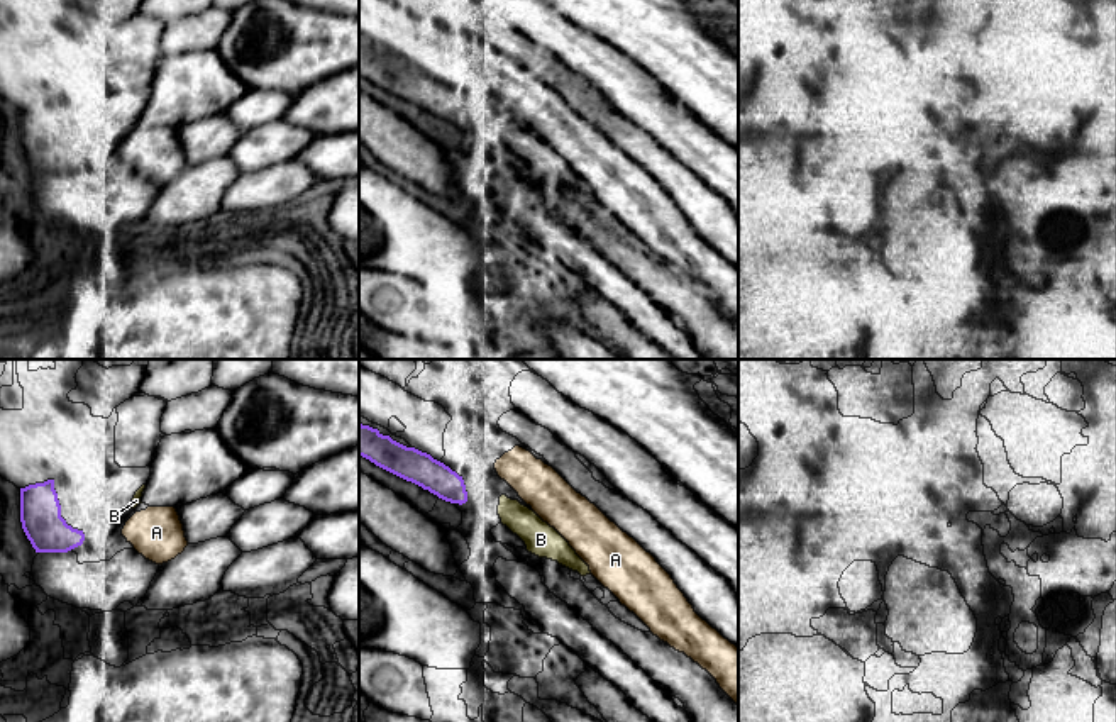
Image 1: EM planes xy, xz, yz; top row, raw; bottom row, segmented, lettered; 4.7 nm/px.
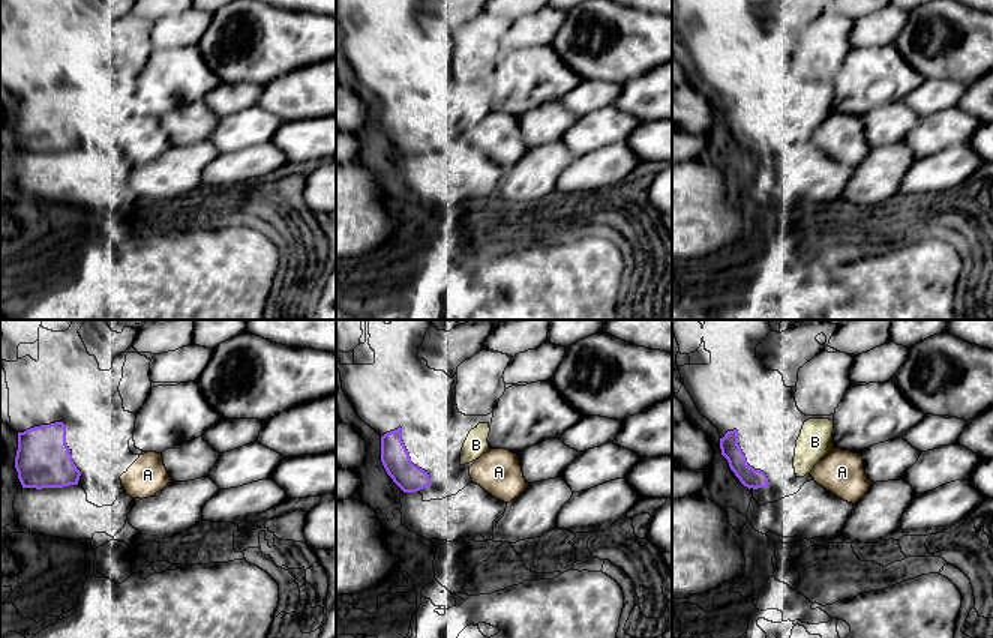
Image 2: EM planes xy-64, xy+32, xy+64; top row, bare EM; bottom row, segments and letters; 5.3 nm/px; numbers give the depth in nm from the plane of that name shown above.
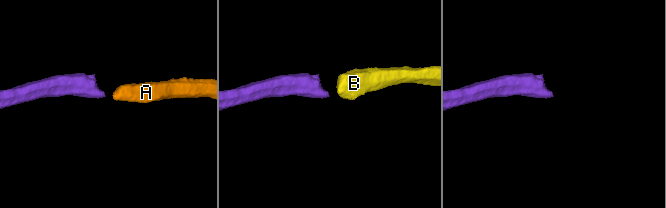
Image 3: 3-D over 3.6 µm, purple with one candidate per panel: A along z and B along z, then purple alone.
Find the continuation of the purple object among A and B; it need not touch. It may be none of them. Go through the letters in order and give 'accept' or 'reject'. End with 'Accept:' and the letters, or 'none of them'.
A: reject
B: accept
Accept: B

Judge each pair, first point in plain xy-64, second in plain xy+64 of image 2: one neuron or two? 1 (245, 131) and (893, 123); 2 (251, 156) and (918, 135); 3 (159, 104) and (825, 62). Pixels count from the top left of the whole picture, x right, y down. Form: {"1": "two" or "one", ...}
{"1": "two", "2": "two", "3": "two"}

